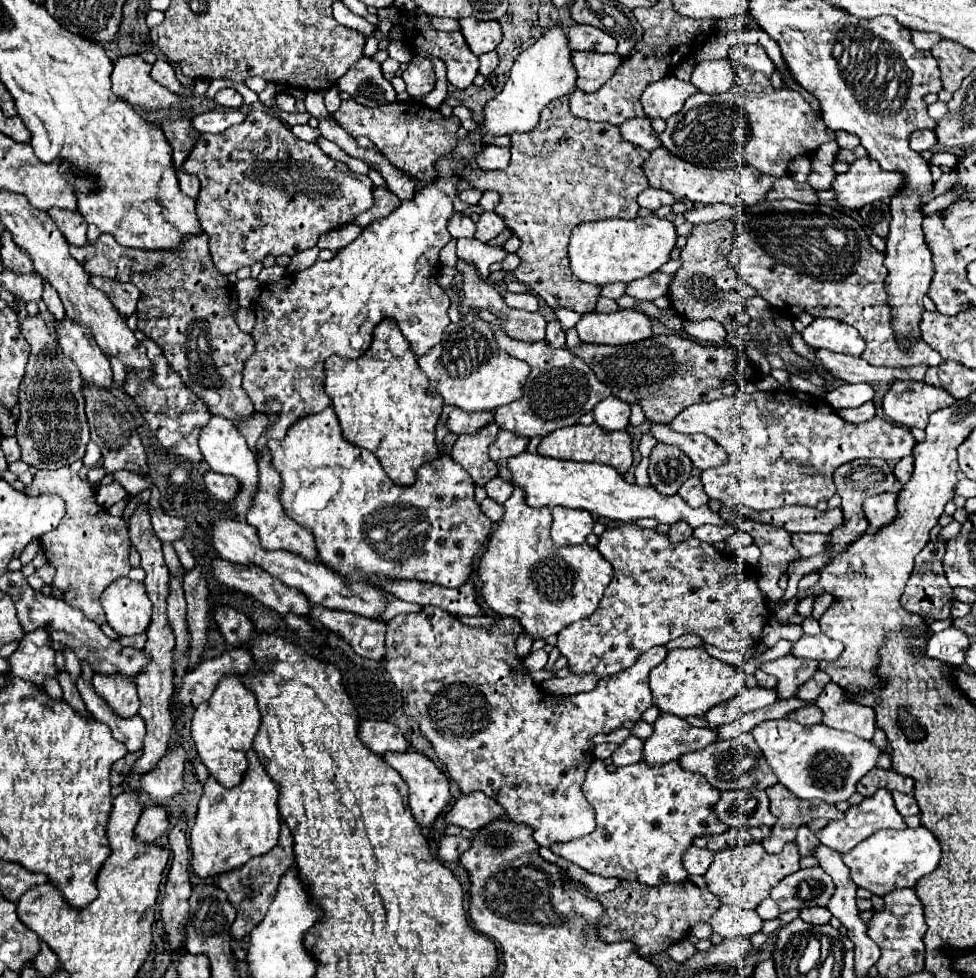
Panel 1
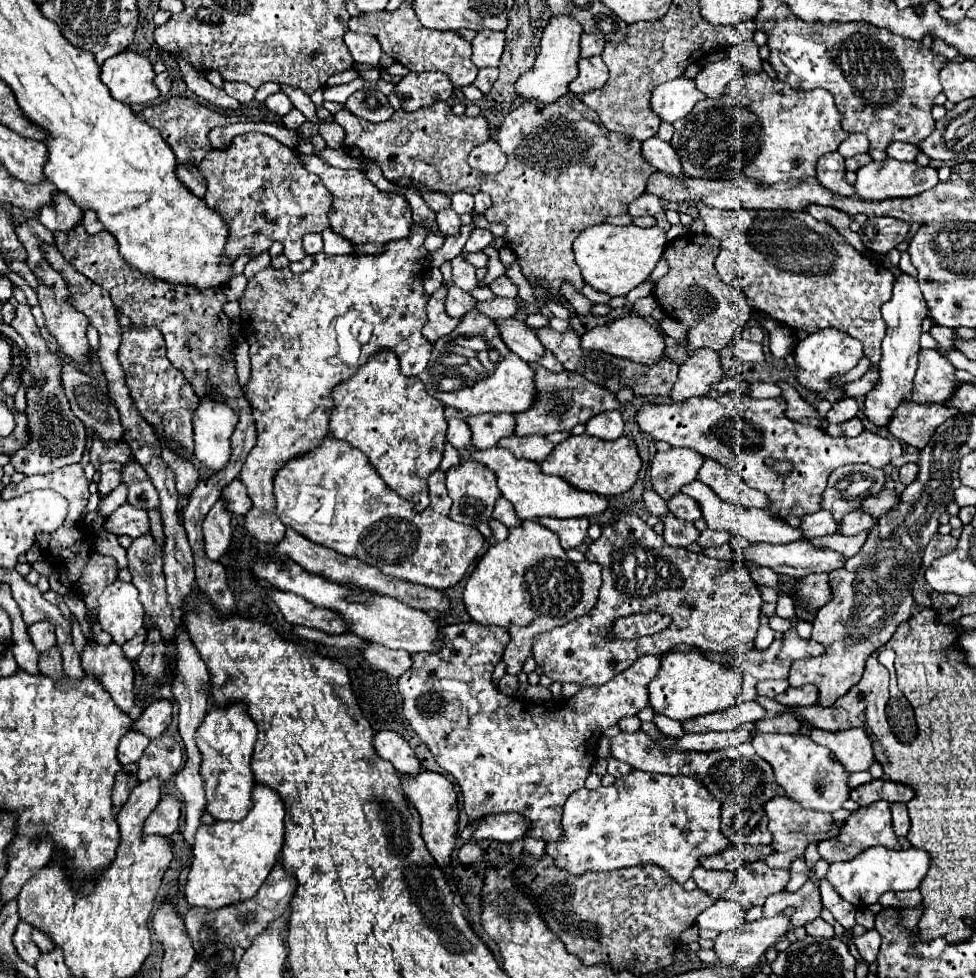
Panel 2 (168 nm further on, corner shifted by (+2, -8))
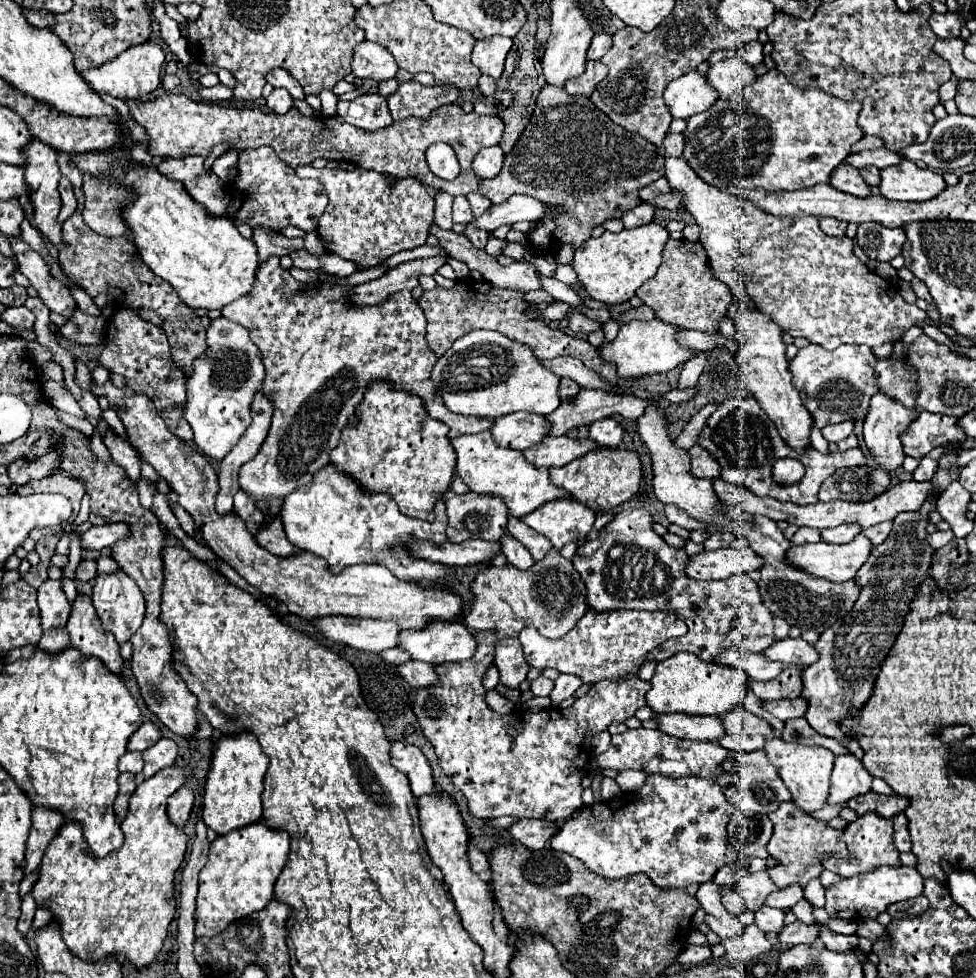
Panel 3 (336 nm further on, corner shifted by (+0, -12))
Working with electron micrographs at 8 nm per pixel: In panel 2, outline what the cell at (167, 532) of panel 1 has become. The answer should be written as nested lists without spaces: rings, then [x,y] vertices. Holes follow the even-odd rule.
[[[125,503],[119,509],[115,509],[109,517],[105,517],[103,529],[117,537],[129,535],[131,539],[137,539],[149,531],[149,517],[147,517],[147,511],[135,509],[133,505]]]

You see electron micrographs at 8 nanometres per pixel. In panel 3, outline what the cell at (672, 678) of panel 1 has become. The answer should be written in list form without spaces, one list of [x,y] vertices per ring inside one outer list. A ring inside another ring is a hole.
[[[677,653],[665,663],[657,663],[651,685],[653,687],[647,691],[647,705],[655,715],[723,715],[743,701],[747,691],[747,677],[739,667],[707,663],[693,653]]]

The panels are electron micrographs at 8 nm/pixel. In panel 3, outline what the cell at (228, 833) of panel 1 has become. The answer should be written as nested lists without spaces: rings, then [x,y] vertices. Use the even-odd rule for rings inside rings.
[[[265,819],[227,835],[219,835],[209,847],[207,865],[199,873],[199,893],[195,909],[195,935],[217,935],[231,921],[259,911],[273,899],[273,885],[289,855],[289,833],[271,829]]]

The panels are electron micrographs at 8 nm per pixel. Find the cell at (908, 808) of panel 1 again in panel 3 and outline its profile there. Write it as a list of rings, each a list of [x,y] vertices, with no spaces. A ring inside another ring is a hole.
[[[903,813],[895,815],[893,817],[893,823],[895,823],[895,847],[899,851],[911,851],[911,835],[909,835],[909,827],[907,827],[907,817]]]

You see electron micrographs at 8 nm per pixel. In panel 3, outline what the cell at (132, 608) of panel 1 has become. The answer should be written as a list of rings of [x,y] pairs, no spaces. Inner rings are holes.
[[[123,571],[111,573],[111,575],[97,575],[97,583],[93,587],[93,607],[97,609],[97,615],[101,619],[101,625],[113,633],[117,643],[125,643],[131,639],[131,635],[141,627],[145,619],[145,599],[141,597],[139,587],[131,577],[127,577]]]

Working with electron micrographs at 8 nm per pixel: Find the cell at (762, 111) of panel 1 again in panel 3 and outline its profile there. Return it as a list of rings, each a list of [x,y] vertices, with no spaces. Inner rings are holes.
[[[767,71],[765,75],[759,75],[741,97],[717,99],[707,111],[687,119],[687,129],[683,131],[683,157],[707,185],[717,189],[735,185],[743,189],[799,191],[817,183],[827,183],[831,171],[847,159],[851,145],[863,137],[861,129],[857,129],[859,111],[859,101],[843,101],[821,89],[795,87],[781,73]]]

